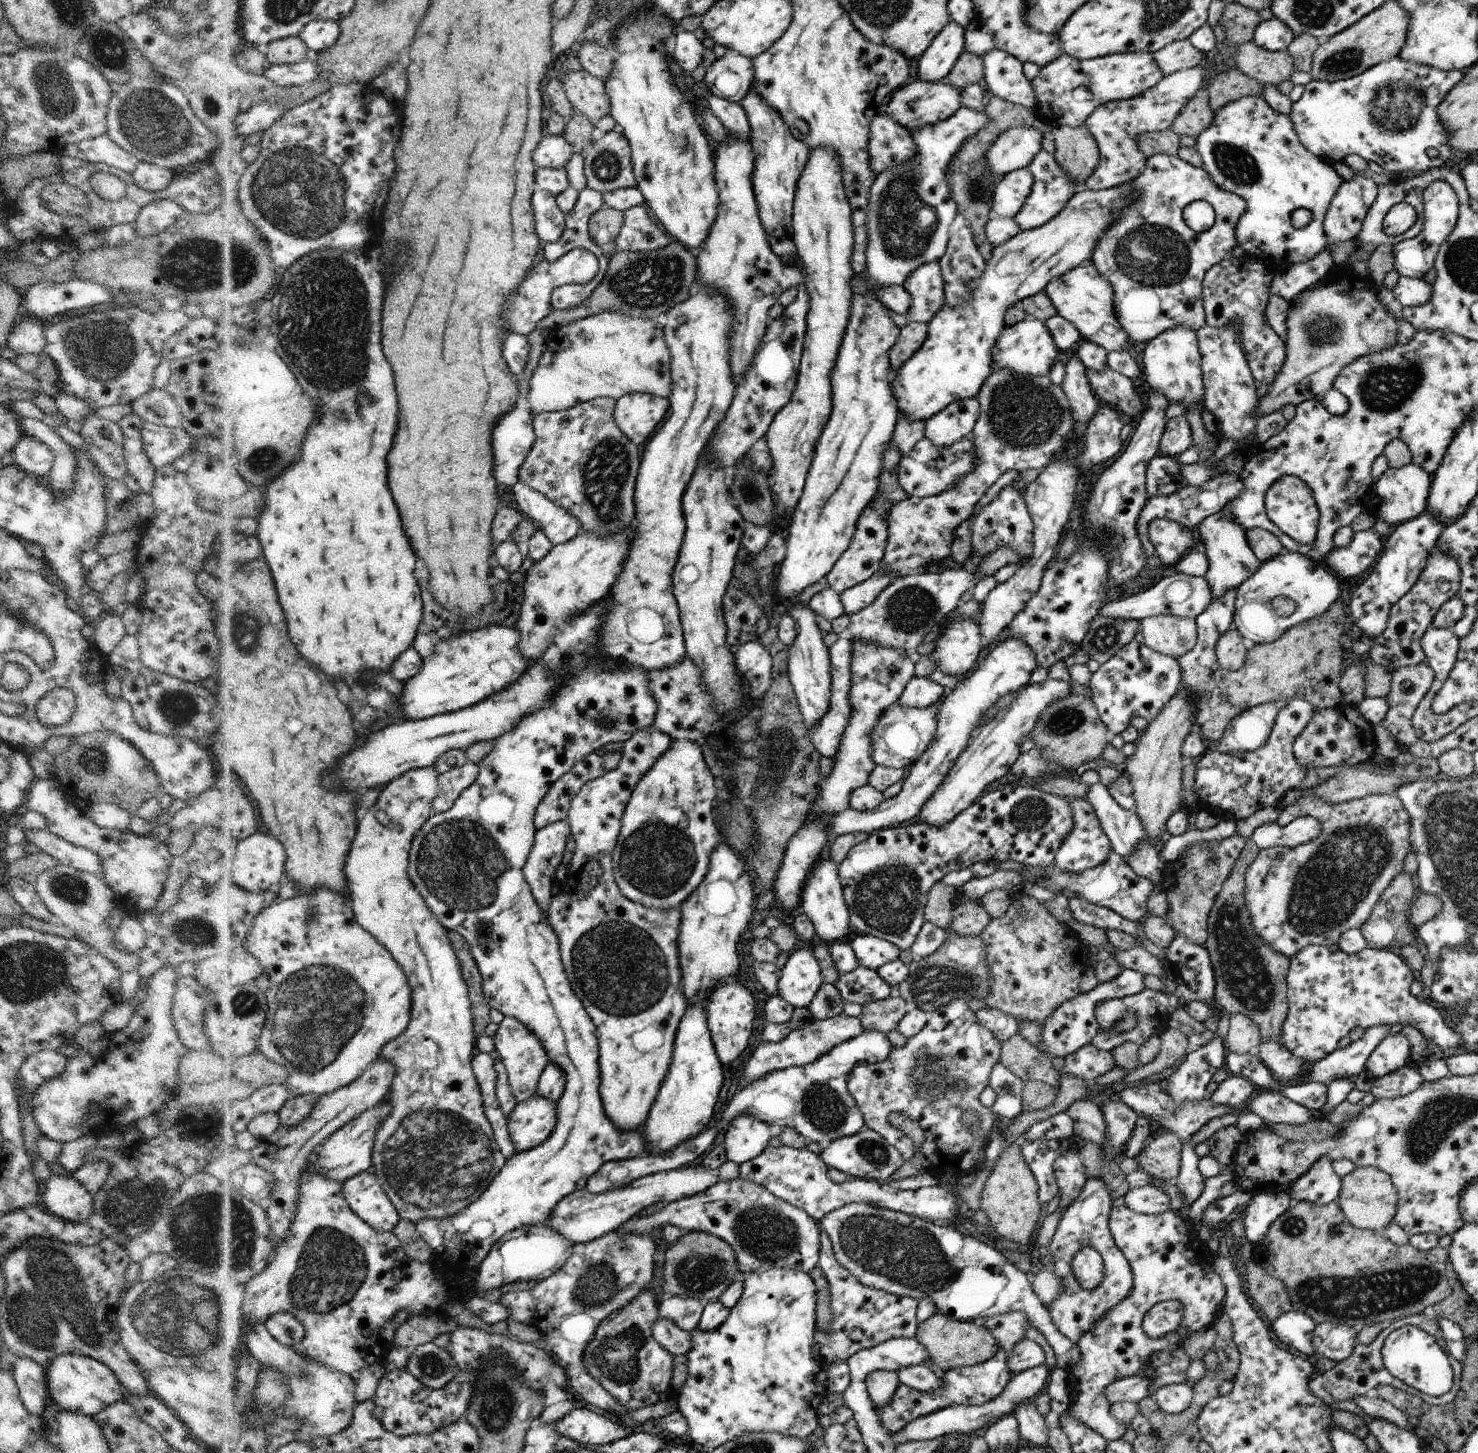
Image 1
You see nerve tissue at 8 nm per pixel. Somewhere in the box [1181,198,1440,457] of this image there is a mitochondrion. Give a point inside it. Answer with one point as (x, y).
(1384, 390)

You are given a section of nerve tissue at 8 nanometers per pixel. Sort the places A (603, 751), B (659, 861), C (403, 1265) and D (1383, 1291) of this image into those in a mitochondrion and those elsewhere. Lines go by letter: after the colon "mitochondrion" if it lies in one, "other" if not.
A: other
B: mitochondrion
C: other
D: mitochondrion

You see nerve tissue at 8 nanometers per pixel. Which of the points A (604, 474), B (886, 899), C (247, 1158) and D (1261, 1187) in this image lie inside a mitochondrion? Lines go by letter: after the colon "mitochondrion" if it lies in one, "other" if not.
A: mitochondrion
B: mitochondrion
C: other
D: other

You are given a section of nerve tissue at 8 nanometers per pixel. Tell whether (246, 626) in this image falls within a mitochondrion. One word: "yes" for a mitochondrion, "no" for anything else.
yes

